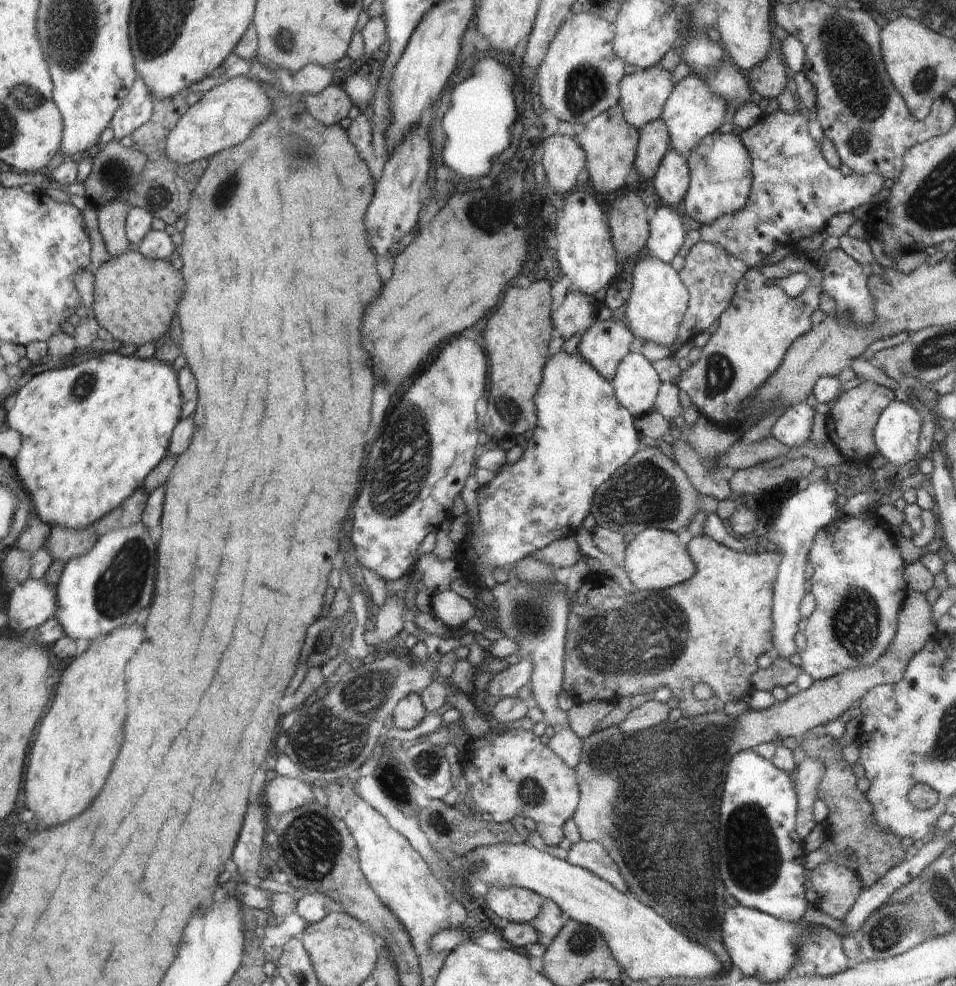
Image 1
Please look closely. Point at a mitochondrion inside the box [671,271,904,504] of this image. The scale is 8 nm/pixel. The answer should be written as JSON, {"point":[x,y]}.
{"point":[720,372]}

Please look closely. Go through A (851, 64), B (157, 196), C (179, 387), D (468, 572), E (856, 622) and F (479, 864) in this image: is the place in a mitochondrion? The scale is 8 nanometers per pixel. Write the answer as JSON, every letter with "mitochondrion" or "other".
{"A":"mitochondrion","B":"mitochondrion","C":"other","D":"other","E":"mitochondrion","F":"mitochondrion"}

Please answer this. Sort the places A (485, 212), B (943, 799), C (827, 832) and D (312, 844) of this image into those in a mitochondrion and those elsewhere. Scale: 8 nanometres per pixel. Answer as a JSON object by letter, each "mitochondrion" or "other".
{"A":"mitochondrion","B":"other","C":"other","D":"mitochondrion"}

